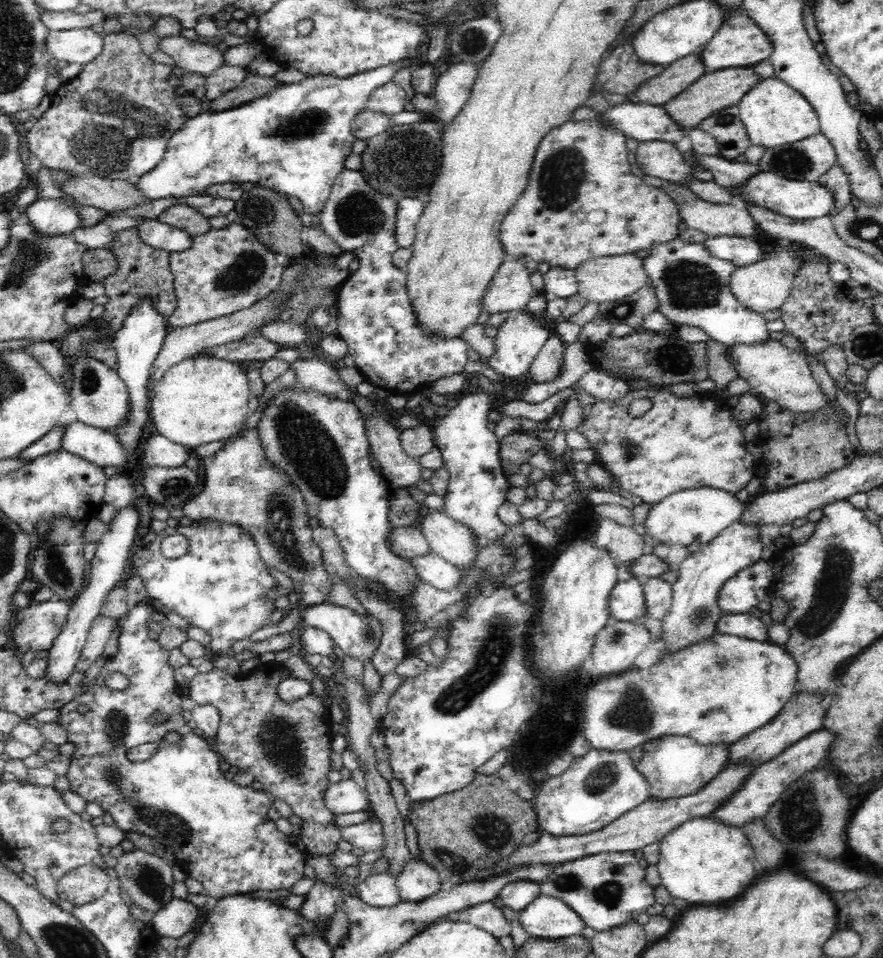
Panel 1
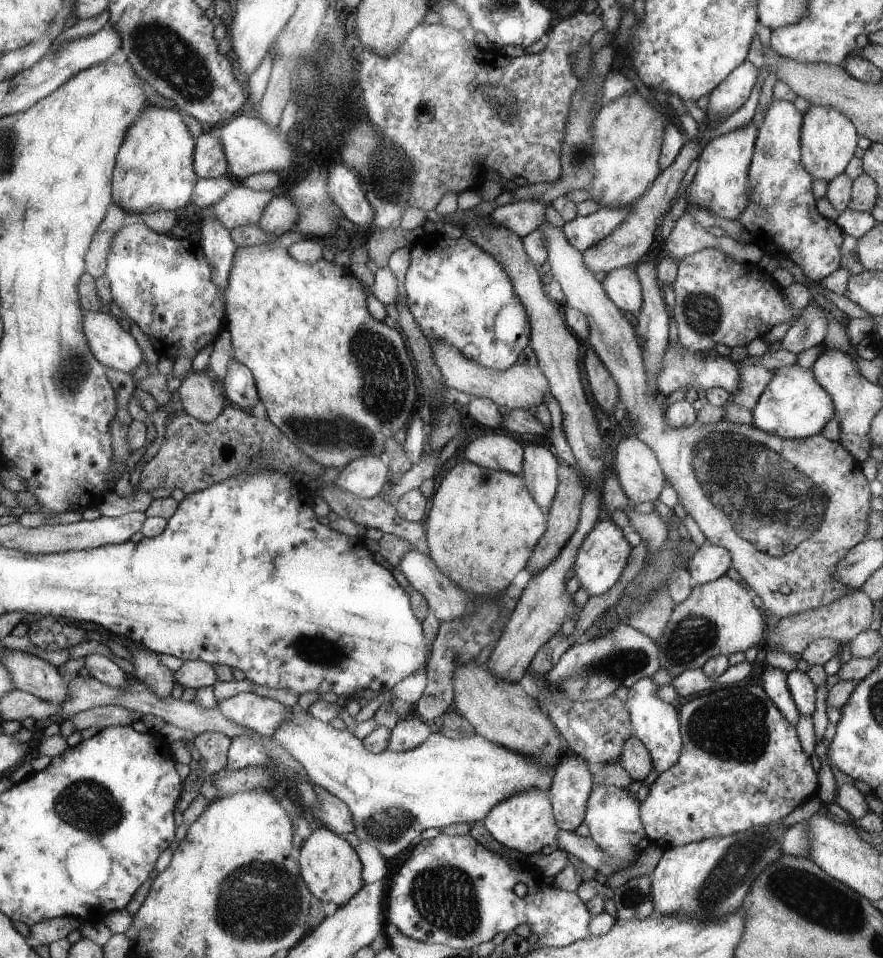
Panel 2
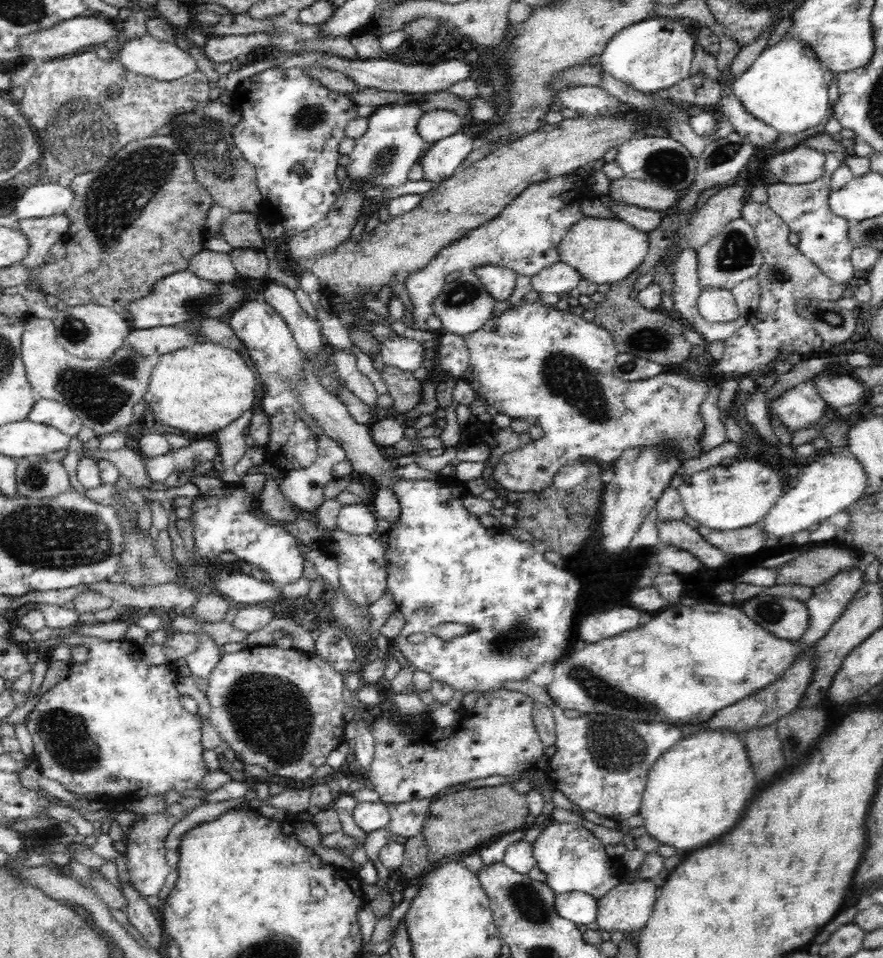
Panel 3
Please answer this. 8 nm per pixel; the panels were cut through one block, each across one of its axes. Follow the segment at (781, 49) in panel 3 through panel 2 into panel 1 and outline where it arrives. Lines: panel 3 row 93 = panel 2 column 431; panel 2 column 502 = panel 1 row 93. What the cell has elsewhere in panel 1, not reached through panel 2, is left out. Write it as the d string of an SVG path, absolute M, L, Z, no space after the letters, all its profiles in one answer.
M775 77L756 82L742 96L737 106L739 119L747 130L751 144L756 146L774 148L798 142L819 131L820 119L810 102L797 89Z

